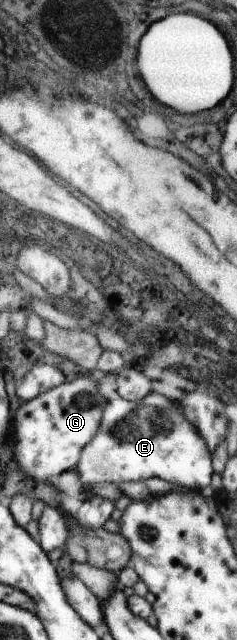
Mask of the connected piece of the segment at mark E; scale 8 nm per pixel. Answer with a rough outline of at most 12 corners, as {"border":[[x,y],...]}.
{"border":[[107,402],[75,470],[92,486],[151,477],[201,492],[210,445],[183,403]]}

